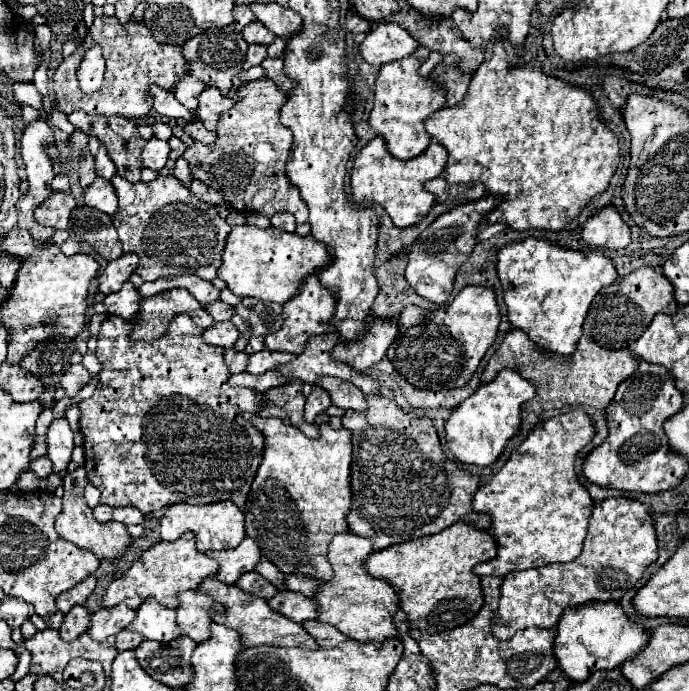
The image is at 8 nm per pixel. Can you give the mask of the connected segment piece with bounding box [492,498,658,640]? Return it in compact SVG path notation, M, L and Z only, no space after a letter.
M606 498L594 506L582 554L568 564L548 564L504 576L498 622L492 634L500 640L512 638L528 626L554 628L566 608L592 600L620 600L638 584L644 570L658 558L654 512L632 498Z

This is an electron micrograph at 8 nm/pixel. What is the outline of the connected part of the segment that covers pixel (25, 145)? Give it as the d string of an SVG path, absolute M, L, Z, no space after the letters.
M38 120L38 122L32 122L32 124L26 126L26 130L24 130L24 134L22 134L22 146L20 146L22 158L24 158L24 166L26 166L26 178L28 178L30 188L22 194L22 200L18 200L18 204L16 204L16 210L18 210L18 228L26 228L26 230L32 234L34 242L38 242L38 244L42 244L46 238L50 238L50 230L42 228L42 226L40 226L40 232L34 230L34 228L36 228L36 222L34 222L34 216L32 216L32 214L34 214L34 210L40 206L40 202L44 202L44 198L48 198L48 196L52 194L52 188L50 188L50 182L52 182L52 178L54 178L52 160L44 154L44 148L46 148L48 144L52 144L52 142L54 142L52 128L48 126L48 122Z

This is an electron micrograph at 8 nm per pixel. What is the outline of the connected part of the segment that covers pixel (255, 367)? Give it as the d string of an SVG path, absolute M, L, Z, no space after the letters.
M262 350L258 354L250 356L248 362L248 372L250 374L264 374L268 370L274 370L276 366L284 364L284 362L292 362L292 358L296 358L294 354L286 354L286 352L272 352L272 350Z

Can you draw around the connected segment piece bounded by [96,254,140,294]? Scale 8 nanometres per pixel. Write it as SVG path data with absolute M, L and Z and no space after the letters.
M124 254L122 258L108 262L108 266L96 278L100 292L102 294L112 294L112 292L120 290L122 284L136 272L138 260L140 258L136 254Z

